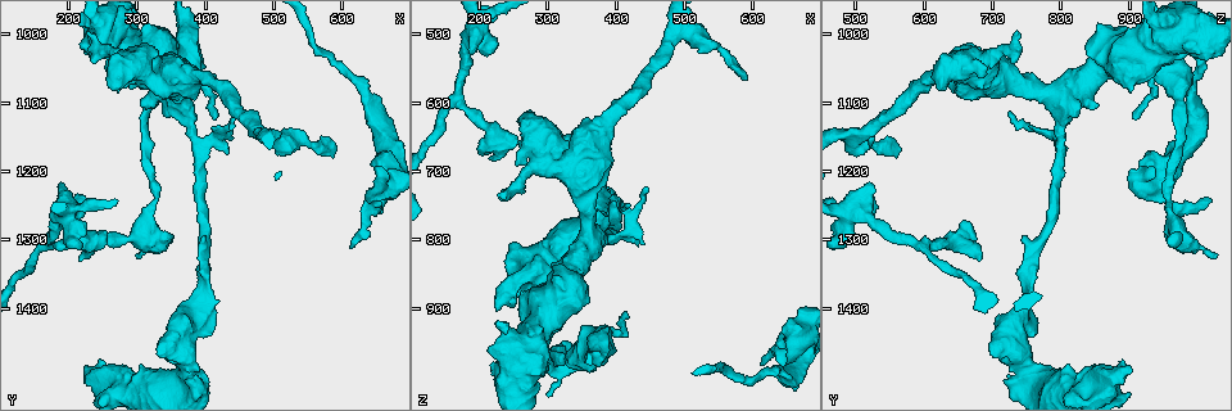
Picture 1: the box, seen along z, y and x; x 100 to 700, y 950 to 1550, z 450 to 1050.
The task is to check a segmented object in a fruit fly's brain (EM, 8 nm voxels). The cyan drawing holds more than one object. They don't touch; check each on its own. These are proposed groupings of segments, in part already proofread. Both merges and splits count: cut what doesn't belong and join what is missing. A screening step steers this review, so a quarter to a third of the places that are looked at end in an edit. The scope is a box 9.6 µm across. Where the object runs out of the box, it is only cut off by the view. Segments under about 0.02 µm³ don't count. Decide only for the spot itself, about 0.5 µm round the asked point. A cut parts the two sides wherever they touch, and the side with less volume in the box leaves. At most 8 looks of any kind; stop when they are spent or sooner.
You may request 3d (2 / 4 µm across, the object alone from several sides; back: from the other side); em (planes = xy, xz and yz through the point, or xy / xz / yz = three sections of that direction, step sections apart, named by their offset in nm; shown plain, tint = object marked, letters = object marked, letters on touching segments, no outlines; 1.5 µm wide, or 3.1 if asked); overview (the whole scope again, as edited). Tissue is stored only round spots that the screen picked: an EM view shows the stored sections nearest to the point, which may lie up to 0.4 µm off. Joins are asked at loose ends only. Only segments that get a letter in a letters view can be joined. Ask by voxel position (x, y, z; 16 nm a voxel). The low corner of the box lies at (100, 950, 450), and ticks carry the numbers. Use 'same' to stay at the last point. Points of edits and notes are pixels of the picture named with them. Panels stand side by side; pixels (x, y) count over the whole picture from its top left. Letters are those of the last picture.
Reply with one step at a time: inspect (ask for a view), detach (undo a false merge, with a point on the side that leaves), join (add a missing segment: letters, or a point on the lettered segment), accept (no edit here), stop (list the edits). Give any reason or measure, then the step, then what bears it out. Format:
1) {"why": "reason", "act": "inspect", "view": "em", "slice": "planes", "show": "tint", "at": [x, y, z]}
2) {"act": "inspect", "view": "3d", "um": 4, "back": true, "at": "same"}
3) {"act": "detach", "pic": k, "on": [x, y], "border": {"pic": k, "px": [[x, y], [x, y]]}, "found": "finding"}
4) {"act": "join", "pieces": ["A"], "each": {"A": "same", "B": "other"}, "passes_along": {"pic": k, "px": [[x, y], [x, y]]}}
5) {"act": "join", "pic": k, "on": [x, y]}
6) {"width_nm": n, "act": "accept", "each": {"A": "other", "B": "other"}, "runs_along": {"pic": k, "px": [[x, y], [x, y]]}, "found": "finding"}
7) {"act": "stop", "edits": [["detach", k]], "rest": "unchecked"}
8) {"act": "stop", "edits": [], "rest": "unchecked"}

{"why": "stops while still wide", "act": "inspect", "view": "3d", "um": 4, "at": [225, 1490, 900]}

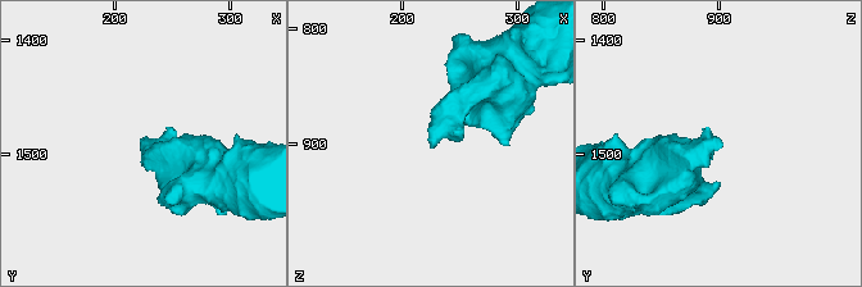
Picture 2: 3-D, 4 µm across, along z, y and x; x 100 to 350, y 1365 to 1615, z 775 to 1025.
{"act": "inspect", "view": "em", "slice": "xz", "step": 8, "show": "letters", "at": [224, 1492, 904]}

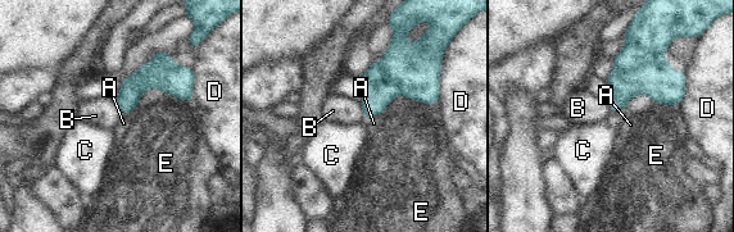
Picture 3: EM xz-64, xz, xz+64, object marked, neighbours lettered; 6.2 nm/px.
{"longest_contact_nm": ["E", 440], "act": "accept", "each": {"A": "other", "B": "other", "C": "other", "D": "other", "E": "other"}, "border": {"pic": 3, "px": [[358, 101], [366, 118]]}, "found": "no lettered segment goes on from it"}

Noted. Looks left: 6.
{"why": "thin end", "act": "inspect", "view": "em", "slice": "planes", "show": "letters", "at": [445, 1110, 725]}

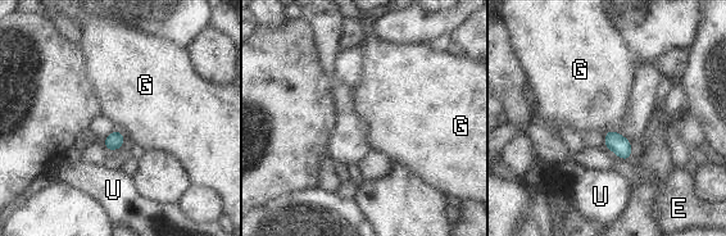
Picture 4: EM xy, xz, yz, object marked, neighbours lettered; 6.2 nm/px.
{"width_nm": 100, "longest_contact_nm": ["G", 80], "act": "accept", "each": {"E": "other", "G": "other", "U": "other"}, "found": "no lettered segment goes on from it"}

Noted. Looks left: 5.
{"why": "four-way junction", "act": "inspect", "view": "em", "slice": "planes", "show": "tint", "at": [315, 1280, 970]}

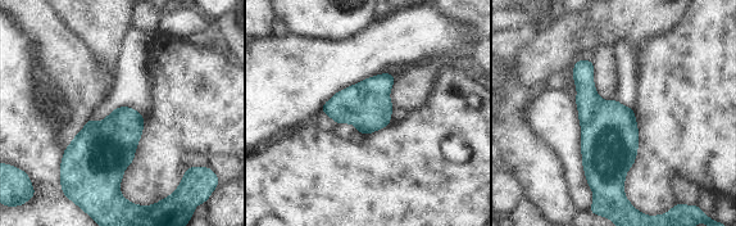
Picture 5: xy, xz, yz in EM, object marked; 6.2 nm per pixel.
{"act": "inspect", "view": "em", "slice": "planes", "show": "letters", "at": "same"}

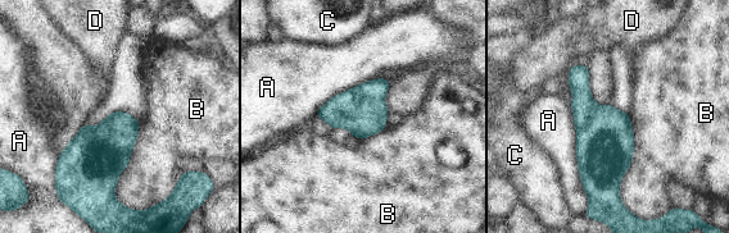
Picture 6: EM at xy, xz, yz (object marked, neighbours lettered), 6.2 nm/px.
{"longest_contact_nm": ["A", 700], "act": "accept", "each": {"A": "other", "B": "other", "C": "other", "D": "other"}, "found": "continuous, no second cell"}

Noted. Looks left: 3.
{"act": "stop", "edits": [], "rest": "unchecked"}

